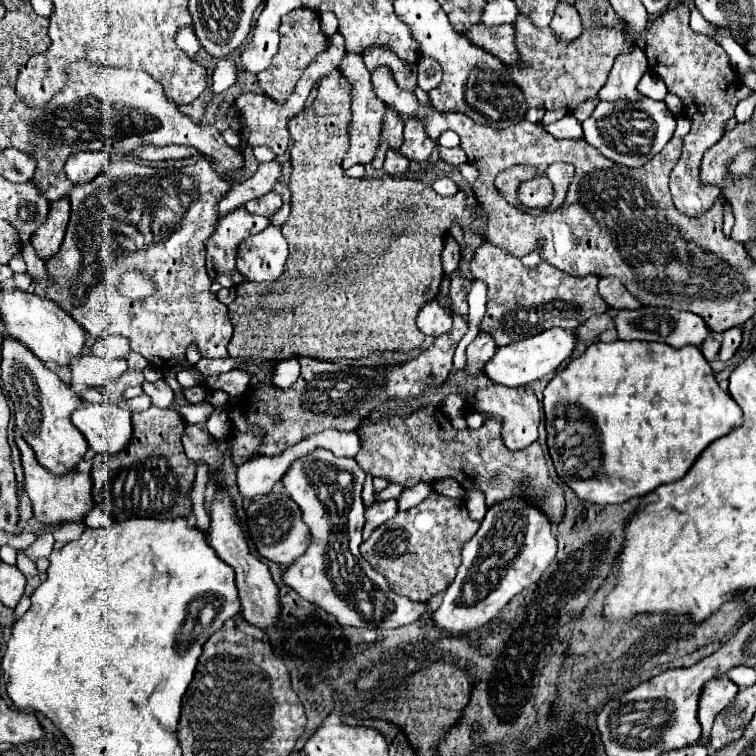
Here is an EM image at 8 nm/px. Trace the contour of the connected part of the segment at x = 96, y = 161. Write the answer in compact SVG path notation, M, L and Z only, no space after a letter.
M87 151L87 153L73 153L65 163L67 177L77 183L89 183L107 163L107 153L99 151Z

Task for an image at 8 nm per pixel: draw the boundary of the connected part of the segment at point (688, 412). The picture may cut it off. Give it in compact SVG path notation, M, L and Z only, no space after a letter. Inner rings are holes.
M613 341L613 343L591 343L587 347L587 351L573 359L563 371L559 371L549 385L543 391L543 409L545 409L545 425L547 425L547 445L549 445L549 453L551 459L555 463L557 475L561 477L563 483L567 483L575 495L579 499L591 501L591 503L599 503L599 505L607 505L607 503L625 503L633 497L643 497L649 491L653 491L655 487L663 485L663 483L671 483L681 479L689 467L695 463L695 459L719 437L731 433L735 427L739 427L743 423L743 411L741 407L733 401L733 397L729 393L725 393L719 383L713 377L713 371L709 367L709 363L705 361L705 357L701 355L701 351L697 347L681 347L681 349L673 349L667 347L663 343L635 343L635 341ZM647 349L653 349L653 357L645 357Z

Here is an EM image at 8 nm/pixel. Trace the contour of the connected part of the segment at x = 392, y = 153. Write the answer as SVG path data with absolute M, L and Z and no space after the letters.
M389 149L389 151L387 151L387 155L385 155L383 171L385 171L389 177L405 175L405 173L409 171L409 161L407 161L407 159L403 159L403 155L401 155L397 149Z

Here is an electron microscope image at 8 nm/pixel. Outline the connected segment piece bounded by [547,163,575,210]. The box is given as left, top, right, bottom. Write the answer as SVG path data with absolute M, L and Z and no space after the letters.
M553 163L547 169L547 175L549 175L549 179L551 179L553 187L555 187L555 199L553 199L549 209L555 210L563 205L563 199L567 197L567 189L571 185L575 169L571 165L567 165L567 163Z

